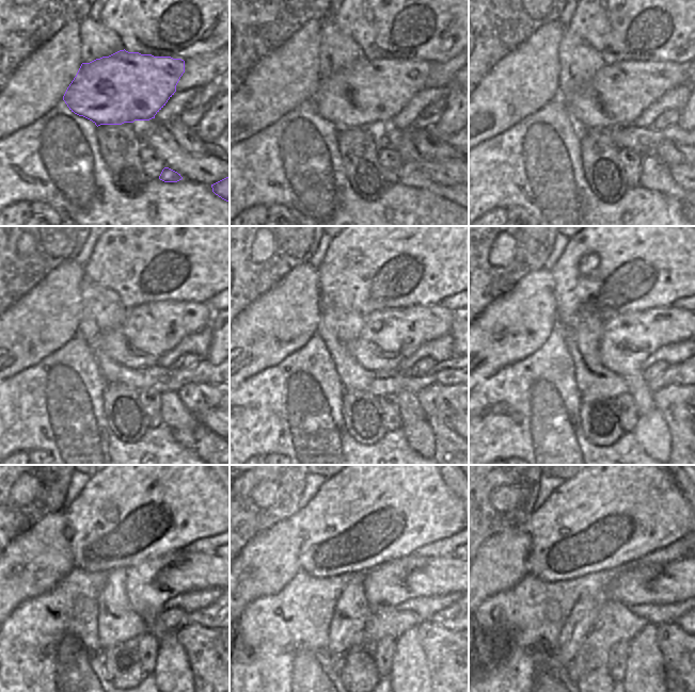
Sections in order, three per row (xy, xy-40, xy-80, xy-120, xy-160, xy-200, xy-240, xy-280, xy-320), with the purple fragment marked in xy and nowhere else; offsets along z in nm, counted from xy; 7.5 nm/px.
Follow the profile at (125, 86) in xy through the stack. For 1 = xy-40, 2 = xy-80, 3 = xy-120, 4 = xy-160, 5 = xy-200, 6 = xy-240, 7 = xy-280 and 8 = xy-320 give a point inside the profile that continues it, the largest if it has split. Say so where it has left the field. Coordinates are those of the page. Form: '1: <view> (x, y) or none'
1: xy-40 (368, 92)
2: xy-80 (617, 94)
3: xy-120 (151, 330)
4: xy-160 (389, 336)
5: xy-200 (627, 339)
6: xy-240 (148, 584)
7: xy-280 (393, 582)
8: xy-320 (675, 581)

